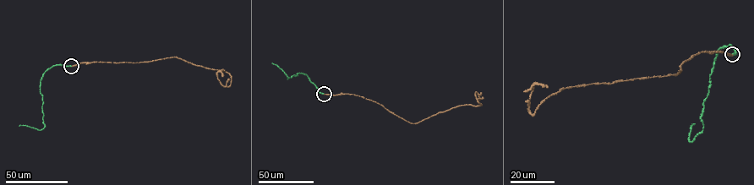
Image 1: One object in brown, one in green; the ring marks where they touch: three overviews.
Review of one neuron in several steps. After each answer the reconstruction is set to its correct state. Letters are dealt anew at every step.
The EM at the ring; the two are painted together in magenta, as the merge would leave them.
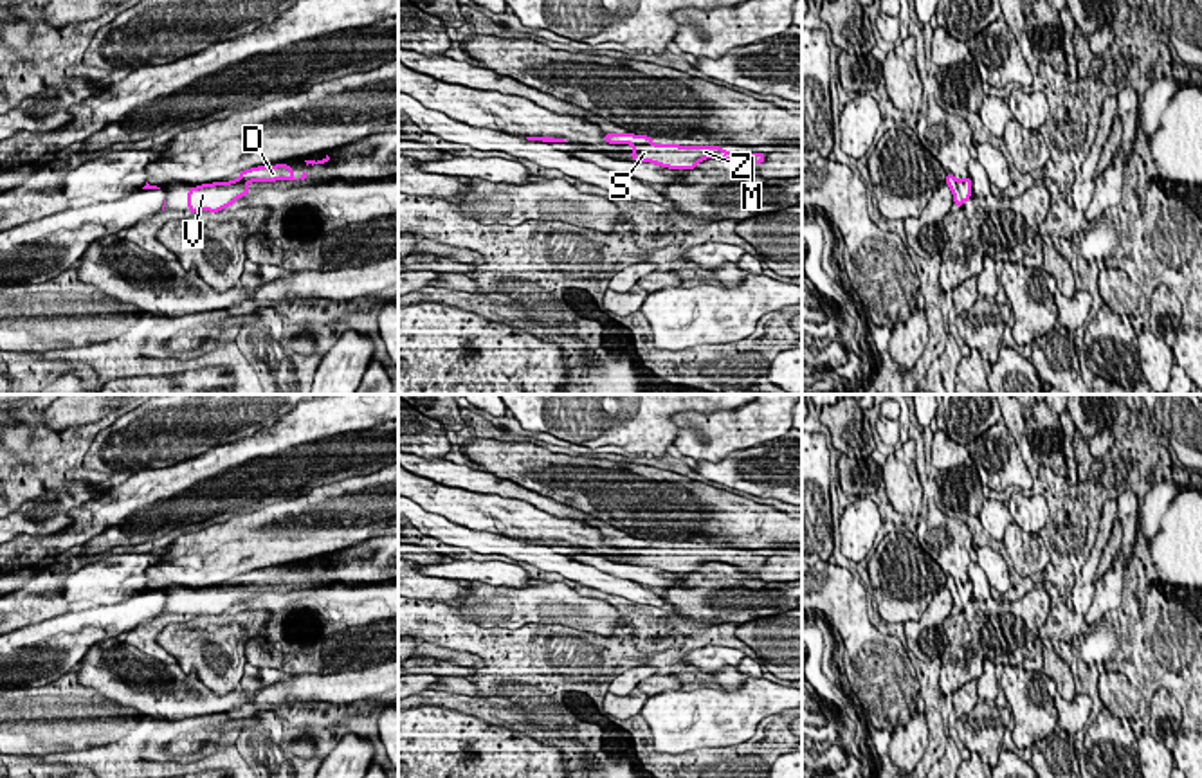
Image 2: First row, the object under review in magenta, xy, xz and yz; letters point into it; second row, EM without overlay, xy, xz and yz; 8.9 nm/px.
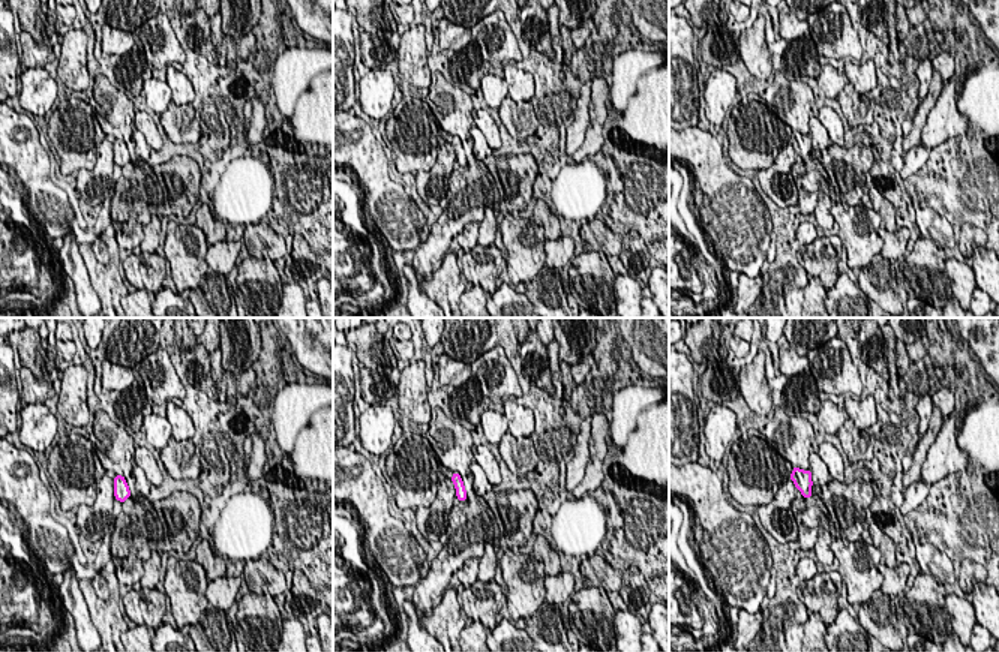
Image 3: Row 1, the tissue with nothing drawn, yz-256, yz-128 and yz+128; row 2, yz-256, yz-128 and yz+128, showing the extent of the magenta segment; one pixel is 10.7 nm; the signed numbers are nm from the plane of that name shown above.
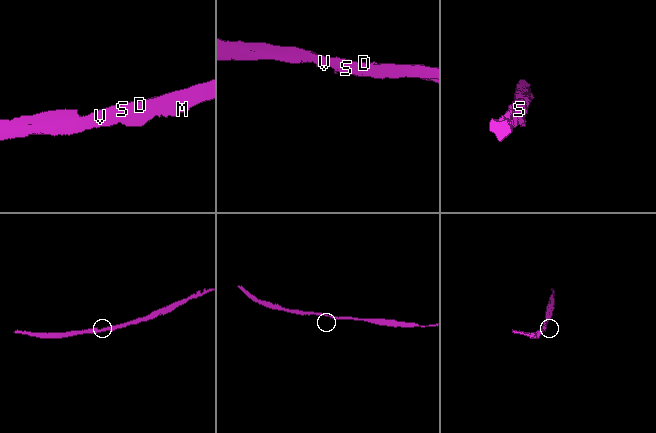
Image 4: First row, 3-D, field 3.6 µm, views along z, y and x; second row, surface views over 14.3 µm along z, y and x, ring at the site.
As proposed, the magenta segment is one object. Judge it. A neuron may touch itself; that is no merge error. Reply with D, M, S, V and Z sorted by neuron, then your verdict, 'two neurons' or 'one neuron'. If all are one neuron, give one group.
groups D M S V Z; one neuron

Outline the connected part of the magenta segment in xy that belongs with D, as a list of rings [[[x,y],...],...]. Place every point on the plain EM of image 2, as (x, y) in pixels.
[[[285,567],[276,569],[258,569],[240,574],[240,580],[227,584],[225,587],[213,585],[189,591],[187,594],[187,612],[191,618],[200,614],[220,616],[222,612],[232,609],[240,600],[249,600],[247,589],[250,585],[276,585],[276,584],[299,584],[294,580],[294,573]]]

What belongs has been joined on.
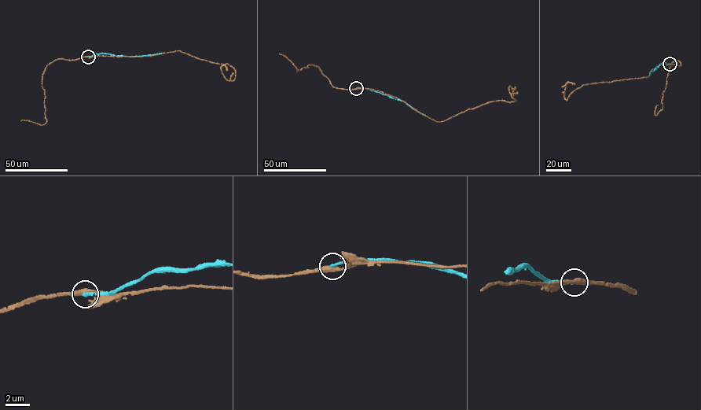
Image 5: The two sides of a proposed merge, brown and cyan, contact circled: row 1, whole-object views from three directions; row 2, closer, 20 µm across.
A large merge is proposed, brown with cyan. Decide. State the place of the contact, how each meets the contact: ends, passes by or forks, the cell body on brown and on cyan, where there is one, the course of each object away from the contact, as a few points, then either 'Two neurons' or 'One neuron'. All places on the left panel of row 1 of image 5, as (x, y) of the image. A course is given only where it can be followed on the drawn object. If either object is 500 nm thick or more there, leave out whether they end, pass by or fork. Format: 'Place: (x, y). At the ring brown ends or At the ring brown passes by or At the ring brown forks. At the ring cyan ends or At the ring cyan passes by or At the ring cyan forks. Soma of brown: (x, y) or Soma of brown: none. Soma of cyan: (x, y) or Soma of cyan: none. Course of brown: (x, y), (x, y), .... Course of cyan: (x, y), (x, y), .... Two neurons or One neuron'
Place: (88, 57). At the ring brown passes by. At the ring cyan ends. Soma of brown: none. Soma of cyan: none. Course of brown: (88, 56), (141, 57), (178, 51), (230, 65), (236, 73), (233, 80), (222, 71), (226, 64). Course of cyan: (88, 57), (104, 53), (129, 57), (162, 53). Two neurons

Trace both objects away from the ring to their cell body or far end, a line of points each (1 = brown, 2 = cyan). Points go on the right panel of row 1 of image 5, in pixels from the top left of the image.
1: (670, 64), (656, 66), (647, 77), (584, 85), (566, 100), (563, 95), (566, 83), (575, 84)
2: (669, 64), (660, 64), (649, 72), (649, 75)

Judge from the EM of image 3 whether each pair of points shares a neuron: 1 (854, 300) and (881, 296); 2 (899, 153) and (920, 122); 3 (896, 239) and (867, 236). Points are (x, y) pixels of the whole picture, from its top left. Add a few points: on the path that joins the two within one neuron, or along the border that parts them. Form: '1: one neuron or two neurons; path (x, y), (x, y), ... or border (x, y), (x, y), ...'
1: two neurons; border (857, 285), (869, 300)
2: two neurons; border (902, 138), (902, 147), (906, 152)
3: two neurons; border (884, 240), (879, 252)

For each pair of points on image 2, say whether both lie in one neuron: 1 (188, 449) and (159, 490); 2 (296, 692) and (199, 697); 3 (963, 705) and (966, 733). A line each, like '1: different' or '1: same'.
1: different
2: same
3: different

